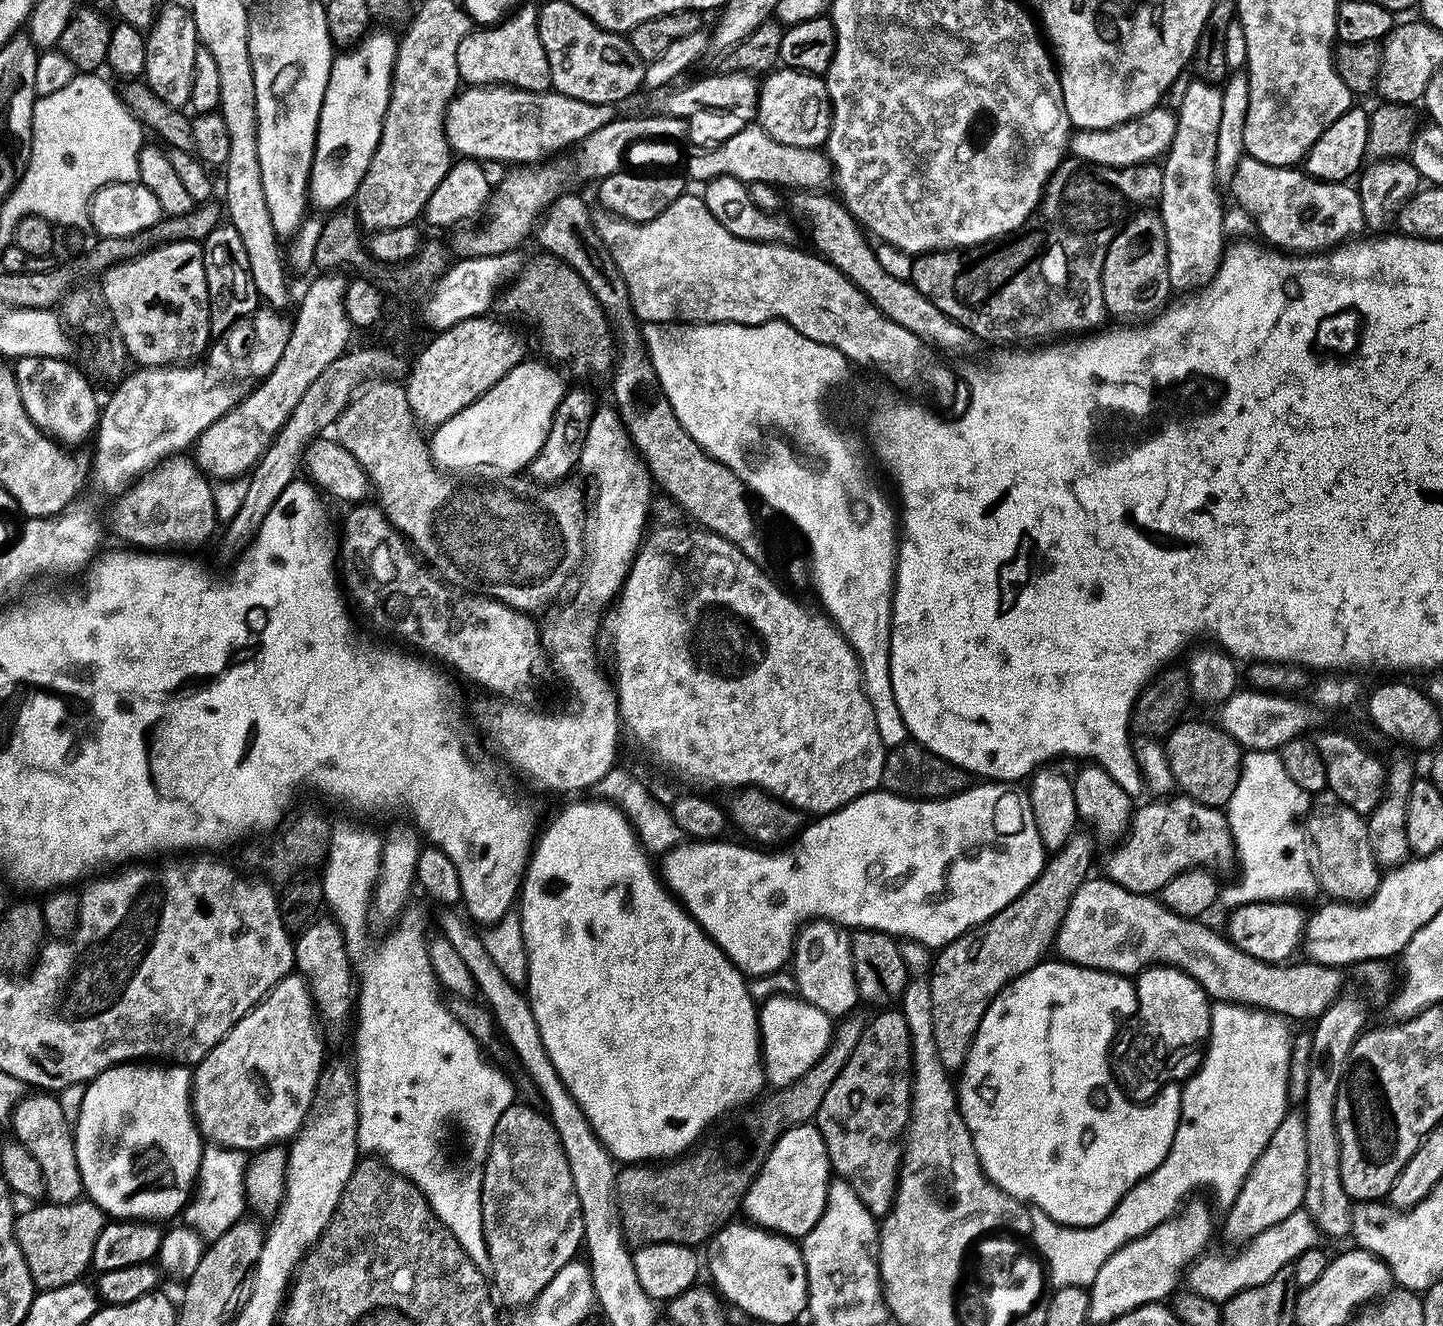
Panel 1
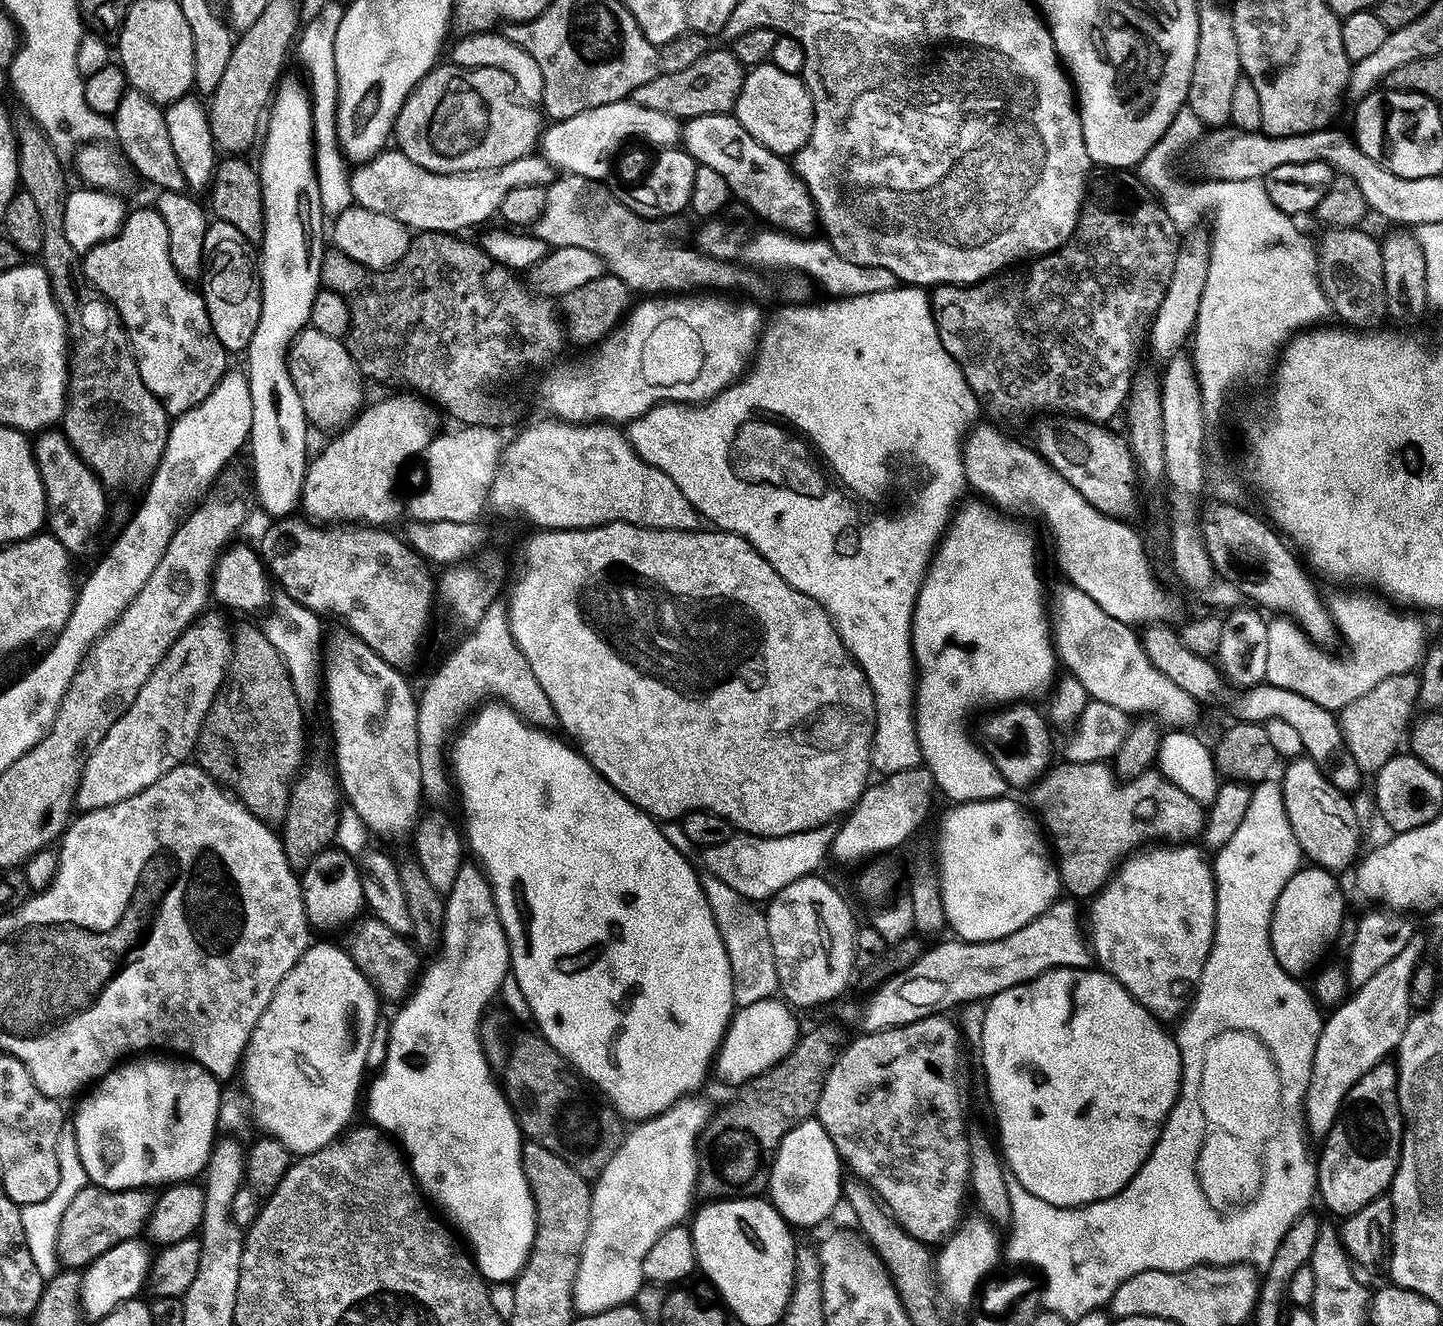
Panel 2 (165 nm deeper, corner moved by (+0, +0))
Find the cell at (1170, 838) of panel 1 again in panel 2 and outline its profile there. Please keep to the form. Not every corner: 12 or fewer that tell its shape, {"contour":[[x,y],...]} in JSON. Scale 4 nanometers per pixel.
{"contour":[[1060,762],[1032,785],[1061,889],[1095,896],[1205,805],[1160,770]]}

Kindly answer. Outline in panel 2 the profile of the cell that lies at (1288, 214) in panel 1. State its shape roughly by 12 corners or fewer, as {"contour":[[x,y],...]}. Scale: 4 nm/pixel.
{"contour":[[1329,228],[1318,275],[1333,313],[1368,330],[1385,319],[1381,241]]}

